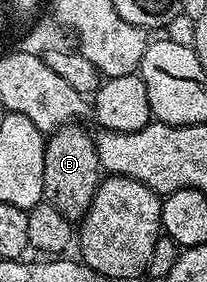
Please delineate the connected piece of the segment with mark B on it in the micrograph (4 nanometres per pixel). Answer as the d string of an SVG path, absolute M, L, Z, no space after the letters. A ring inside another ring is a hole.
M78 122L65 123L55 128L45 139L45 177L43 197L70 221L81 221L101 182L99 150L95 147L95 135L79 127Z

